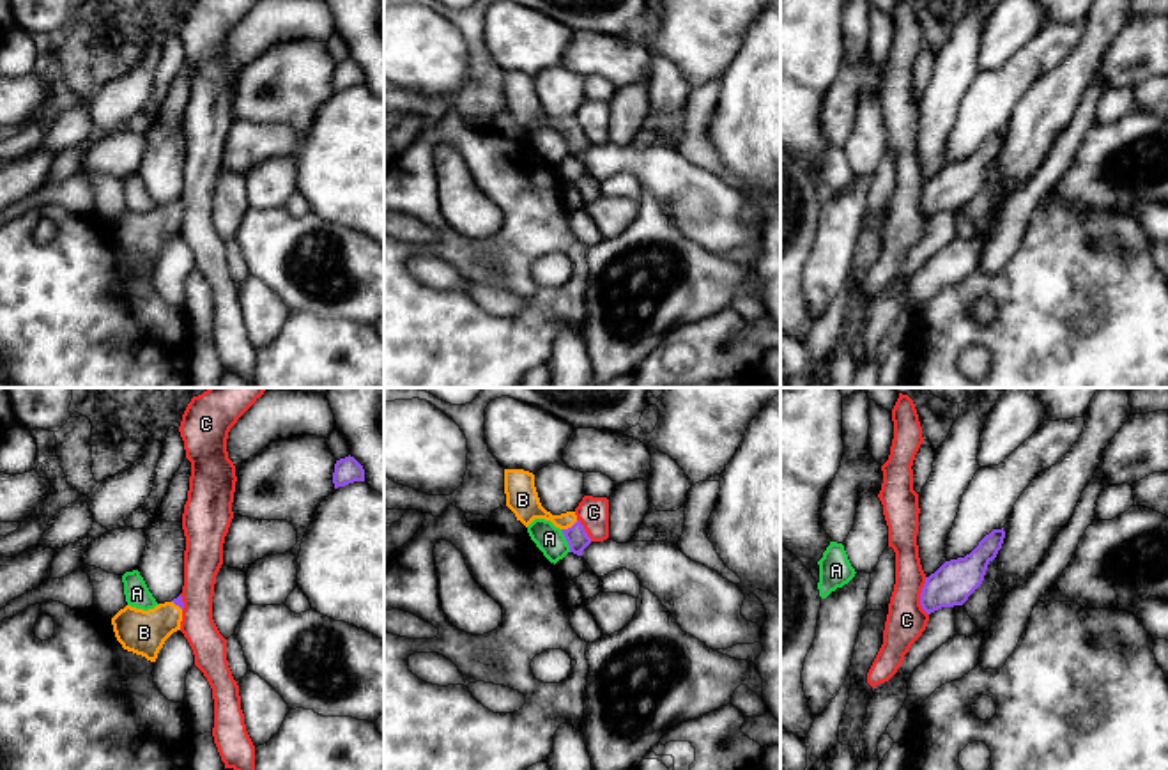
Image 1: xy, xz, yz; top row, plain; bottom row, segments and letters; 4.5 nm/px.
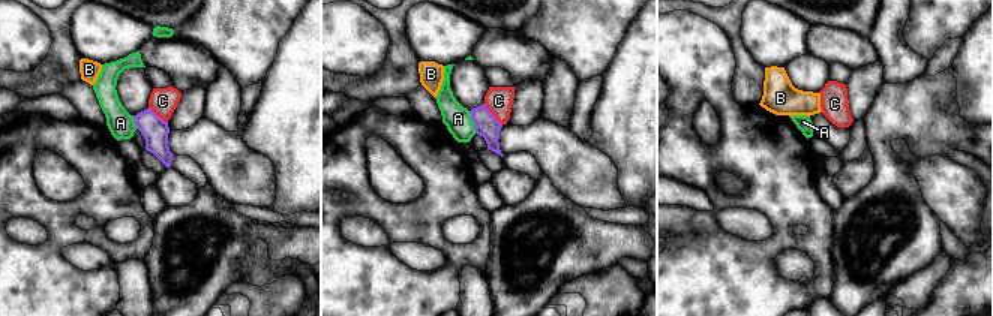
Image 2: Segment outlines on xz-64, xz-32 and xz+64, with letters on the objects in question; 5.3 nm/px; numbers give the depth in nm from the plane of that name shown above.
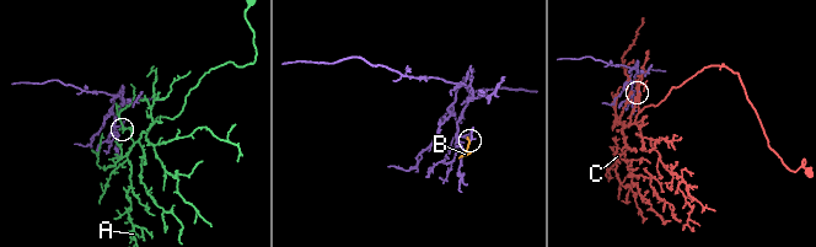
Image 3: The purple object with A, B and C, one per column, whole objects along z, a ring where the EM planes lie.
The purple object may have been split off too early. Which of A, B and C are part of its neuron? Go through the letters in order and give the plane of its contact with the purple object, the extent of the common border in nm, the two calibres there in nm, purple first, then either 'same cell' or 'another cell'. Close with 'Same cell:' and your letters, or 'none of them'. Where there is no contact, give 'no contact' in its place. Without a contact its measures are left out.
A: contact in xz; length 120 nm; calibres 100 and 130 nm; another cell
B: contact in xz; length 90 nm; calibres 100 and 150 nm; same cell
C: contact in yz; length 180 nm; calibres 190 and 180 nm; another cell
Same cell: B

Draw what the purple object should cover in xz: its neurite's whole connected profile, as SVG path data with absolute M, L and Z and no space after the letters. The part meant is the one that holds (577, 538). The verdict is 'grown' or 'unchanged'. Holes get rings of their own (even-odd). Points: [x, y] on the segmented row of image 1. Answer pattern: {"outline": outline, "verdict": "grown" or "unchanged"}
{"outline": "M504 469L504 494L506 494L506 506L526 527L534 519L550 520L556 527L563 531L570 545L570 552L577 556L582 556L582 551L591 543L591 538L588 536L575 512L552 515L542 506L534 487L533 473L524 469Z", "verdict": "grown"}

